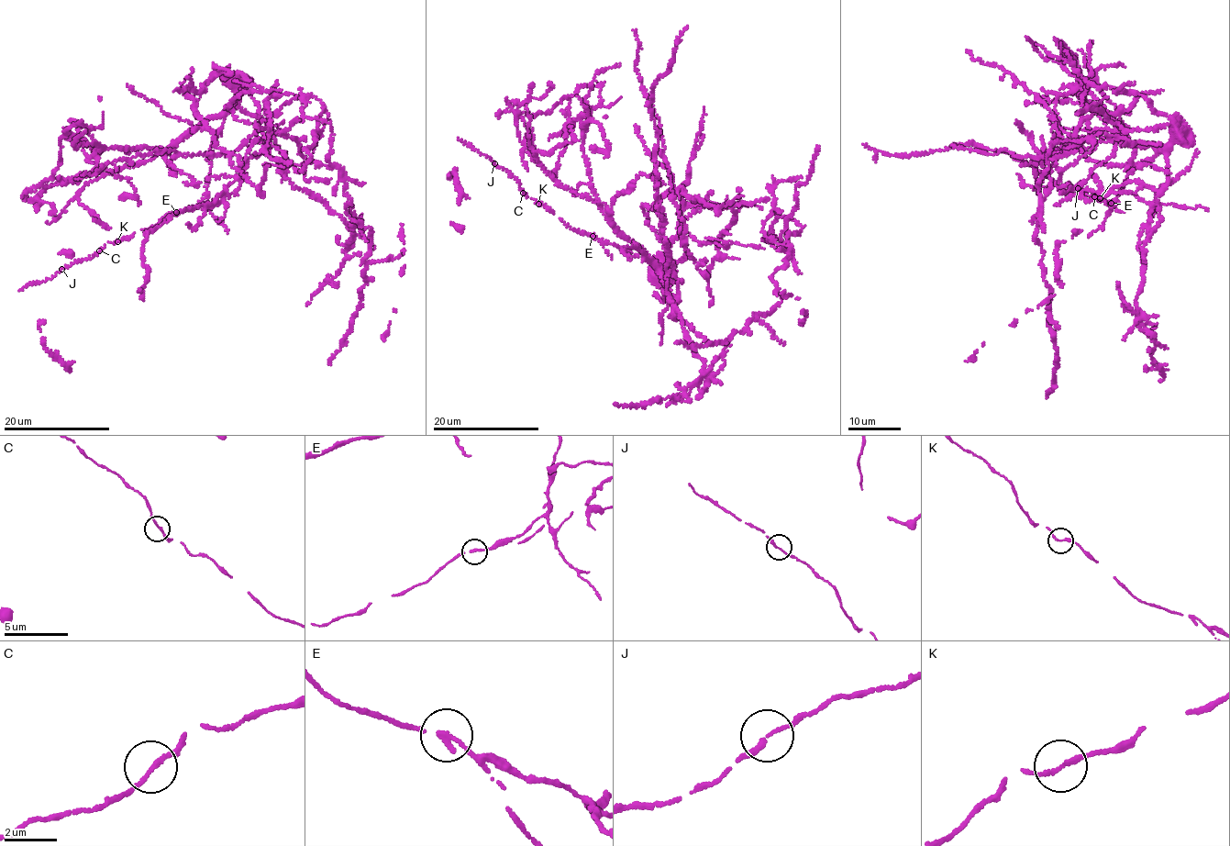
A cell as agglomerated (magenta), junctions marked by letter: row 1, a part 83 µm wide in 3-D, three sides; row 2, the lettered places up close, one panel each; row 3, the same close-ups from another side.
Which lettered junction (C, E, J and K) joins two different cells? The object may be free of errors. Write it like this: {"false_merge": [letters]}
{"false_merge": ["E"]}

